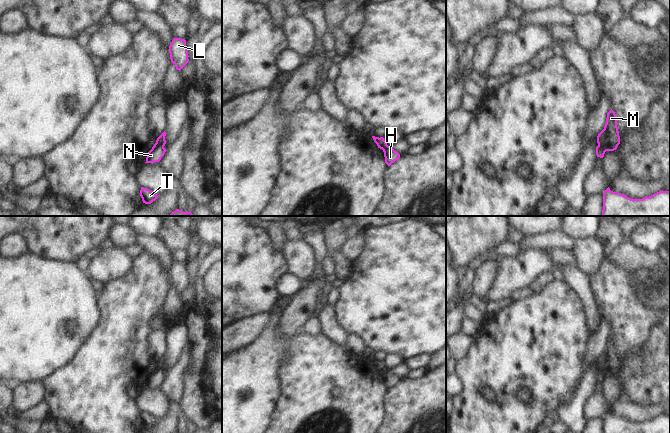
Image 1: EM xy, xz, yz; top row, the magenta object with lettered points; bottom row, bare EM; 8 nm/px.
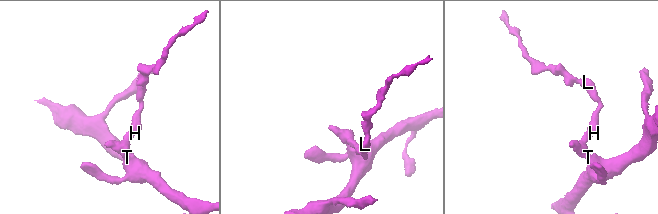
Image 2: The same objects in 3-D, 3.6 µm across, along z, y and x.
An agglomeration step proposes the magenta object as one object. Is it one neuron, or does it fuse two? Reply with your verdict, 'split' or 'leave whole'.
split

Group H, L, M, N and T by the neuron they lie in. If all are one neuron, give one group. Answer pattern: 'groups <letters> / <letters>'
groups H L M / N T

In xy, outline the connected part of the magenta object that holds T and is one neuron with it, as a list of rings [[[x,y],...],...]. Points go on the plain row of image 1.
[[[141,411],[140,420],[142,422],[143,427],[151,428],[153,425],[157,423],[159,419],[147,412]]]

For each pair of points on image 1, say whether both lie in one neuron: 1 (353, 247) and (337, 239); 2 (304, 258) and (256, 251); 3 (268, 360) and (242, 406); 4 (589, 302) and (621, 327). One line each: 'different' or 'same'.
1: different
2: different
3: same
4: different

